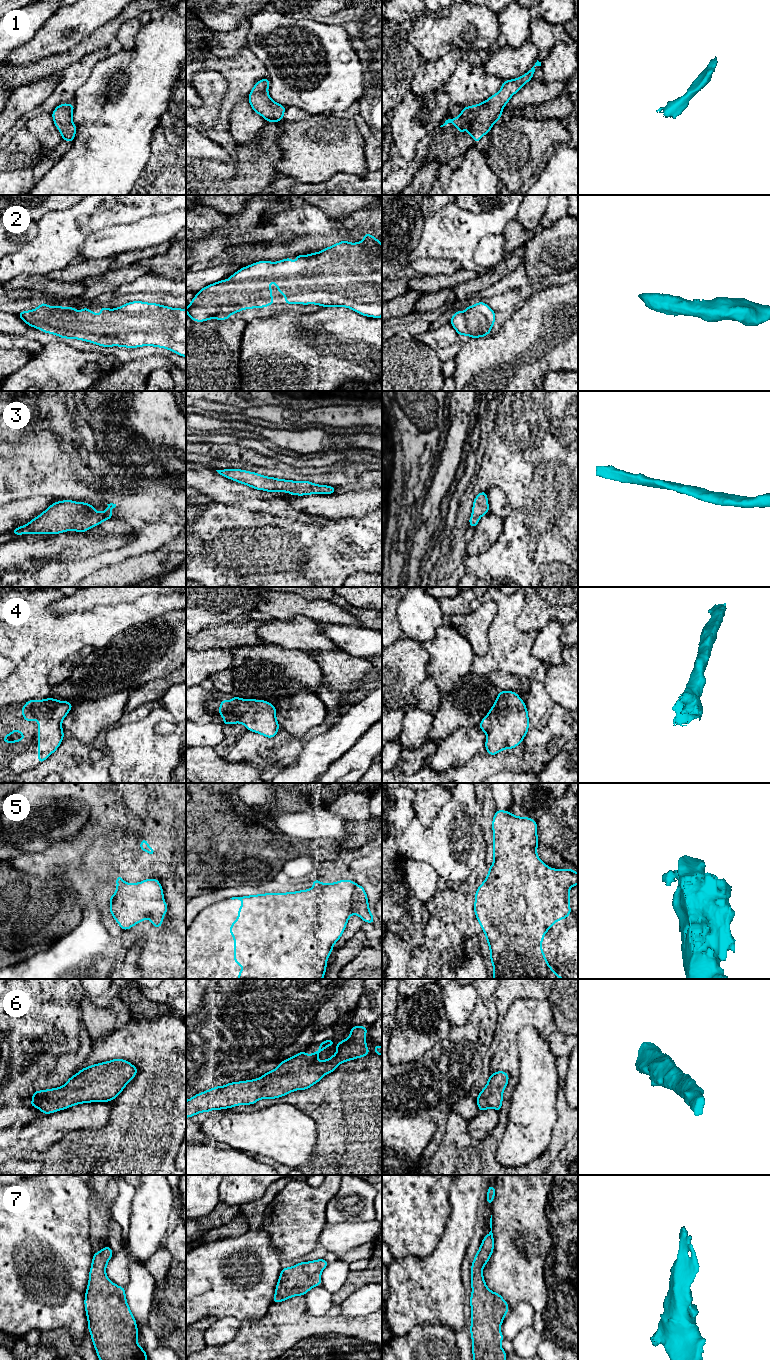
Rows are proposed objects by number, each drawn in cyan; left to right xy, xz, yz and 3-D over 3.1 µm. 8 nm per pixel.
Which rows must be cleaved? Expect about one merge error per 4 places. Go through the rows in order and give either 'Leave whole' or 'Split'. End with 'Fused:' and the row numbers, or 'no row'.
1: Leave whole
2: Leave whole
3: Leave whole
4: Leave whole
5: Split
6: Leave whole
7: Leave whole
Fused: 5

